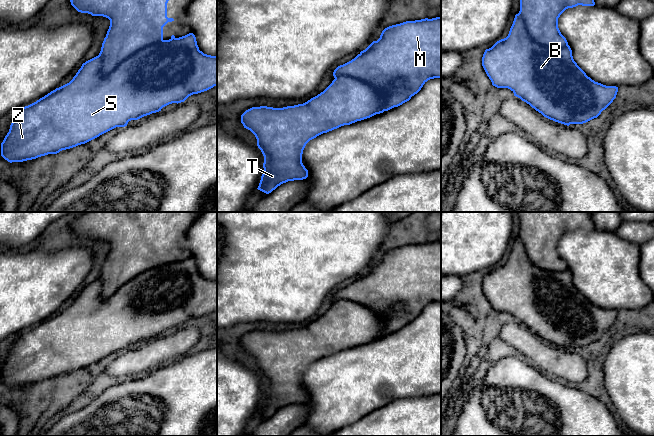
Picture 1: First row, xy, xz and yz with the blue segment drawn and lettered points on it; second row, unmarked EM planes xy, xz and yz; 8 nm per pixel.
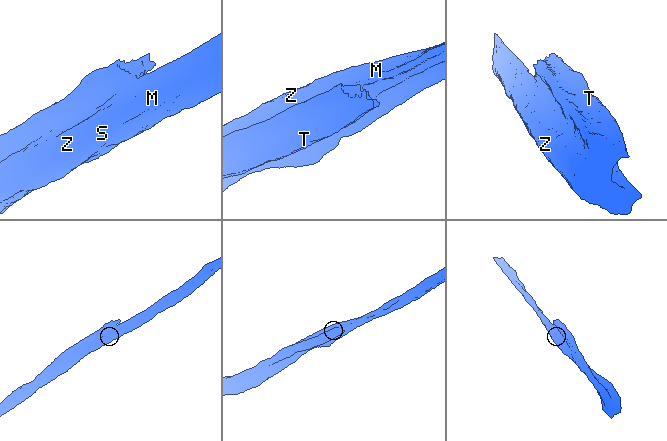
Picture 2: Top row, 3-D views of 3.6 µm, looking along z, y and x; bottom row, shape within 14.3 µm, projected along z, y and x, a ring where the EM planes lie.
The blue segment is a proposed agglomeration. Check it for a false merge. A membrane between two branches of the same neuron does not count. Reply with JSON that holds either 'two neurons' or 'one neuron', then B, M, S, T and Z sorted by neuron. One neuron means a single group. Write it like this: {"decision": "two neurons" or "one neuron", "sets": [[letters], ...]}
{"decision": "two neurons", "sets": [["B", "M", "S", "Z"], ["T"]]}

